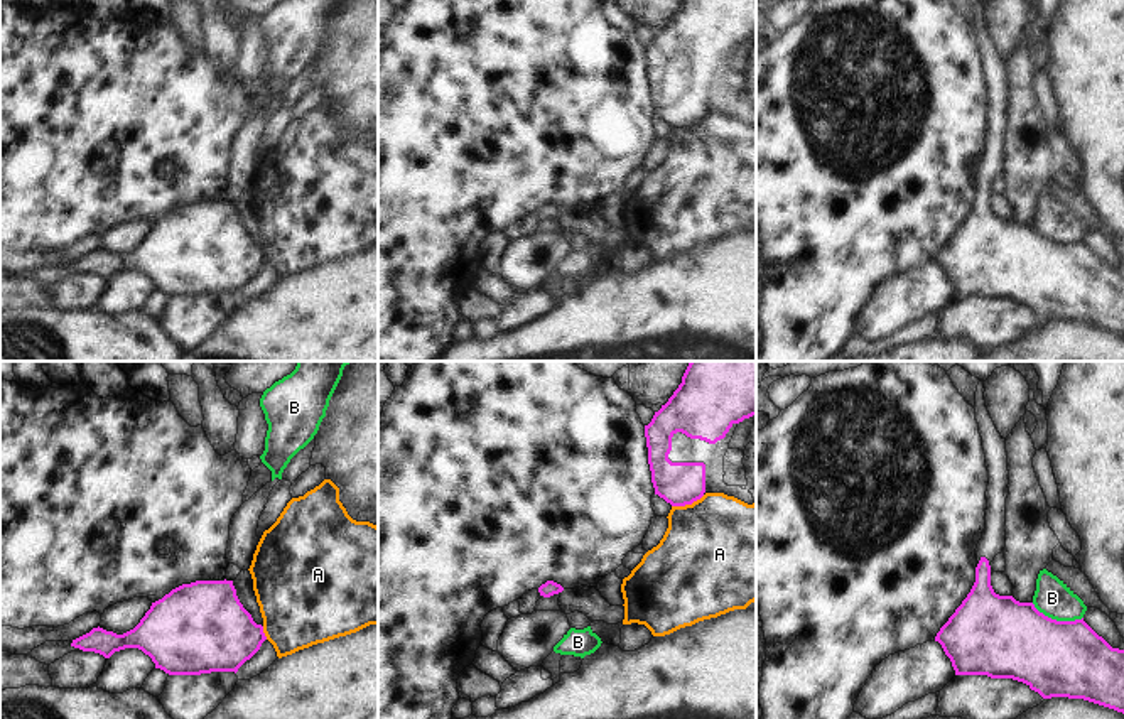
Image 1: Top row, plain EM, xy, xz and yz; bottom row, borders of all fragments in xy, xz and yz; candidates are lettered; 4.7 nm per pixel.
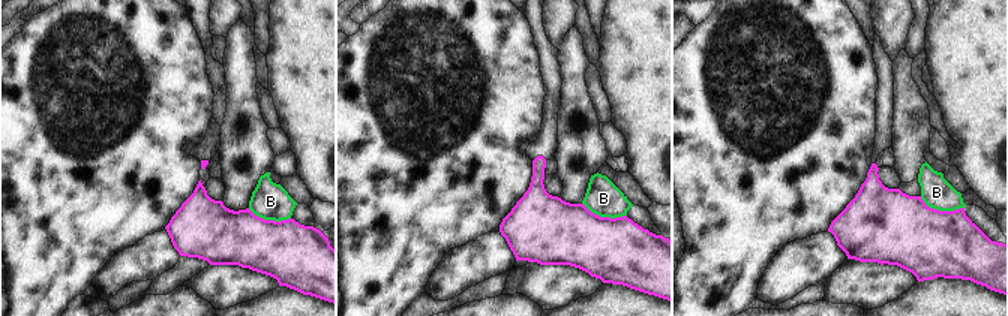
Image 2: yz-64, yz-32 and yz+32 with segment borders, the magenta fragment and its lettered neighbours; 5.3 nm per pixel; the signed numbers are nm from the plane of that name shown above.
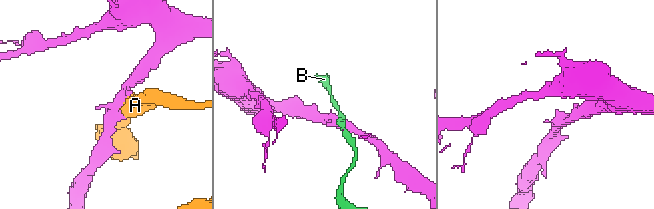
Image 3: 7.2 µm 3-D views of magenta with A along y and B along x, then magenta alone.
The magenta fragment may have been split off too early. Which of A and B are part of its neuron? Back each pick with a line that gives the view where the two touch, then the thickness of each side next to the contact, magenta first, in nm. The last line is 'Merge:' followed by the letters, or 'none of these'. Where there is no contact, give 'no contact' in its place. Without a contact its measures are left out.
Merge: none of these

